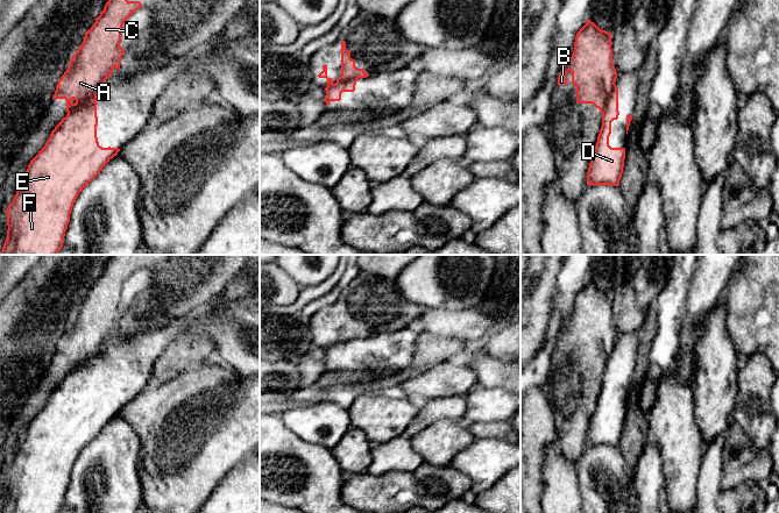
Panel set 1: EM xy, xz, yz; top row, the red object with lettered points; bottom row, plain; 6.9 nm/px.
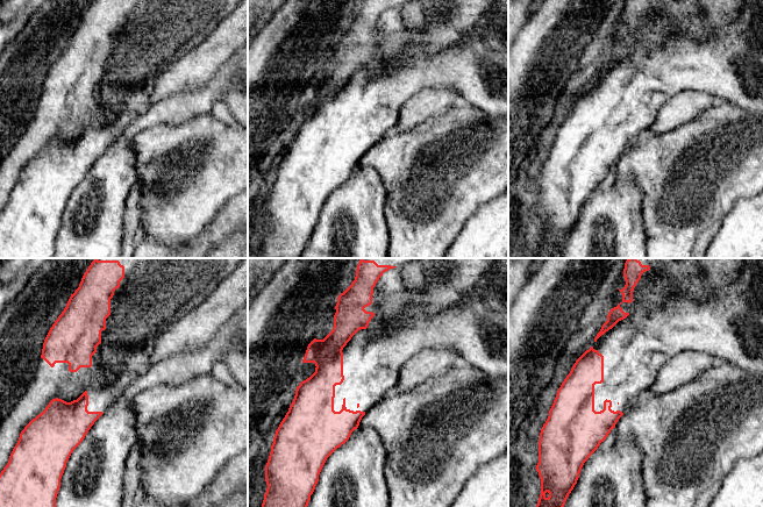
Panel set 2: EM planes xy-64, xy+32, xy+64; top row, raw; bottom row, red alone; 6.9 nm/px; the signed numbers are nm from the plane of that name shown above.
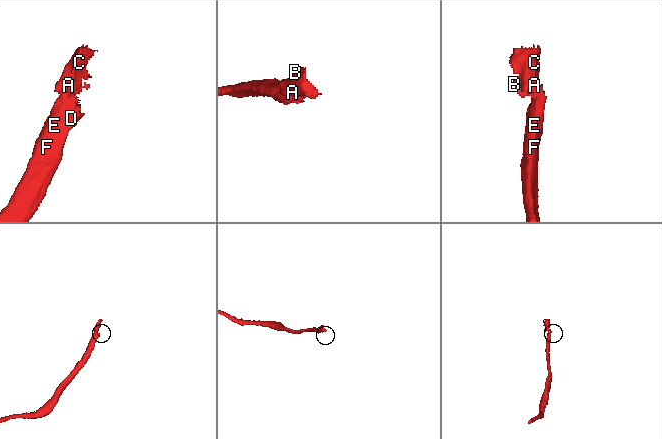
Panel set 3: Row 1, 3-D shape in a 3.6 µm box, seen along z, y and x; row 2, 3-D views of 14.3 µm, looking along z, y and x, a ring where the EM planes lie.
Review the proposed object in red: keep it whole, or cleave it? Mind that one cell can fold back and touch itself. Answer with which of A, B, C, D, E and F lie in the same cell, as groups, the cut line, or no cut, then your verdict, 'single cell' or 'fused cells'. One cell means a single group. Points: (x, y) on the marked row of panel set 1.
A B C / D E F; cut in xy along (96, 95), (80, 101), (68, 114); fused cells

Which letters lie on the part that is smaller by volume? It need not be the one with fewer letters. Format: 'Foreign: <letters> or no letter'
Foreign: A, B, C

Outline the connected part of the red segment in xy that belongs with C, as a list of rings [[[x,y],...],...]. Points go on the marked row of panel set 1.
[[[140,1],[106,2],[56,86],[52,99],[65,99],[68,114],[79,102],[97,97],[114,67],[120,71],[120,60],[125,54],[120,47],[122,26],[141,7]]]

